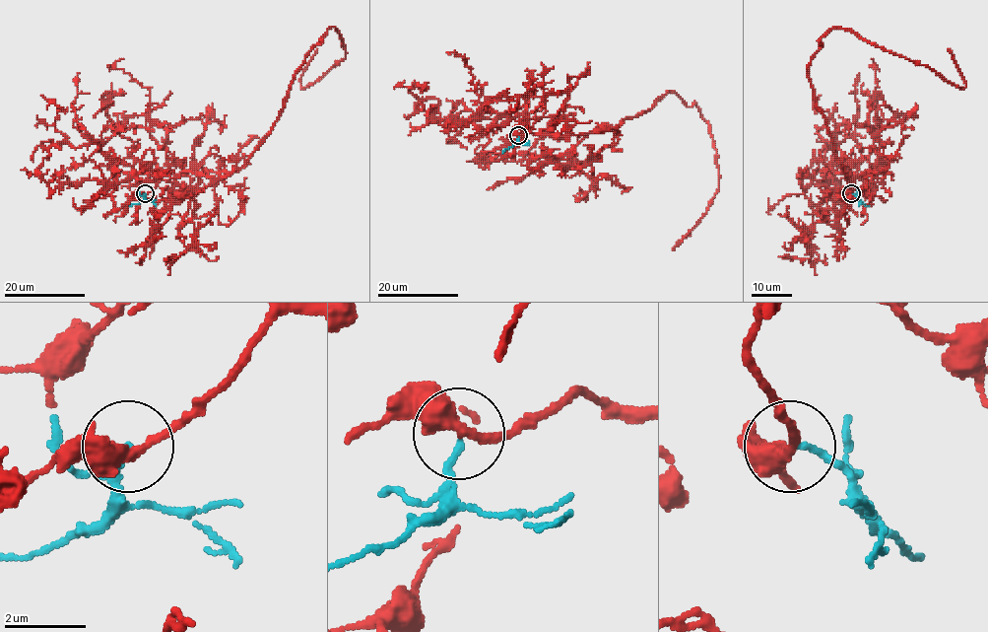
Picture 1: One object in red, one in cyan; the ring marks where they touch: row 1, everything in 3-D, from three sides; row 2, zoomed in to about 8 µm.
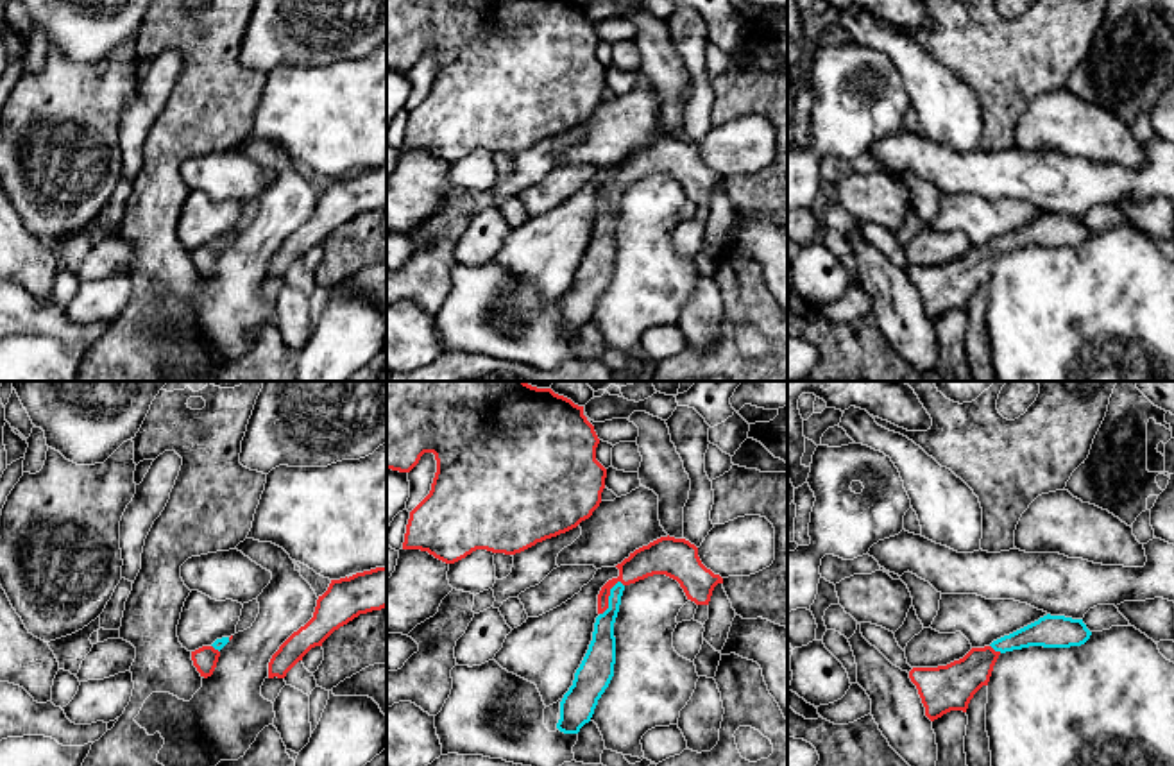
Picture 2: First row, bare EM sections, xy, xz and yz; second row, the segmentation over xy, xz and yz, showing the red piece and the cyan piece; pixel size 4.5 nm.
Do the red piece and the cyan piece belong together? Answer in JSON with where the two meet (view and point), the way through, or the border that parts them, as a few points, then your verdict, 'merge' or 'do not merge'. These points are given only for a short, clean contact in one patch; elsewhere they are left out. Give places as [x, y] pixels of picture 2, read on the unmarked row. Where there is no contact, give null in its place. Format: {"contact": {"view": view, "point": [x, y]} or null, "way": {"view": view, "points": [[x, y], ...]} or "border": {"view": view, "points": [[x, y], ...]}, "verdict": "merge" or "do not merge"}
{"contact": {"view": "xz", "point": [607, 197]}, "way": {"view": "xz", "points": [[646, 160], [618, 181], [607, 197], [602, 249]]}, "verdict": "merge"}

